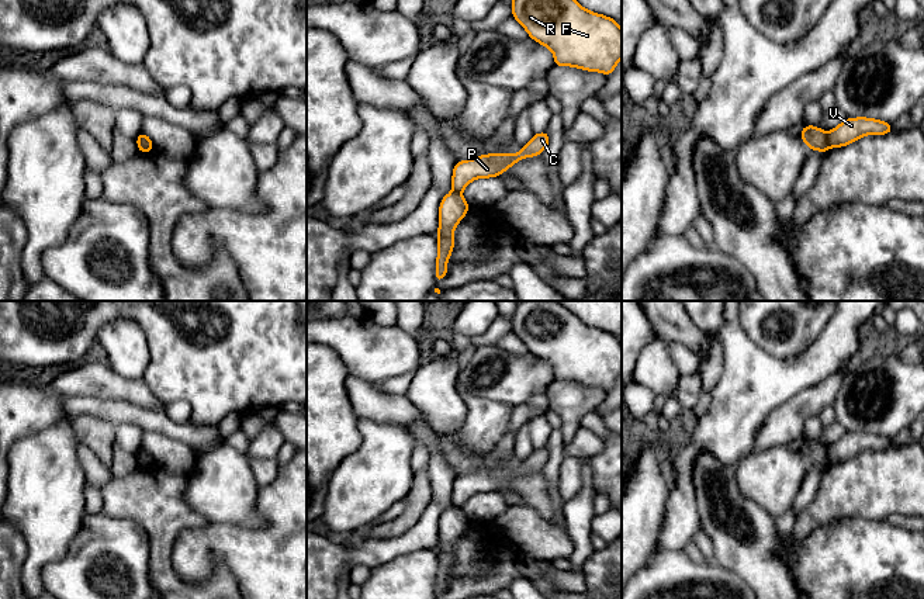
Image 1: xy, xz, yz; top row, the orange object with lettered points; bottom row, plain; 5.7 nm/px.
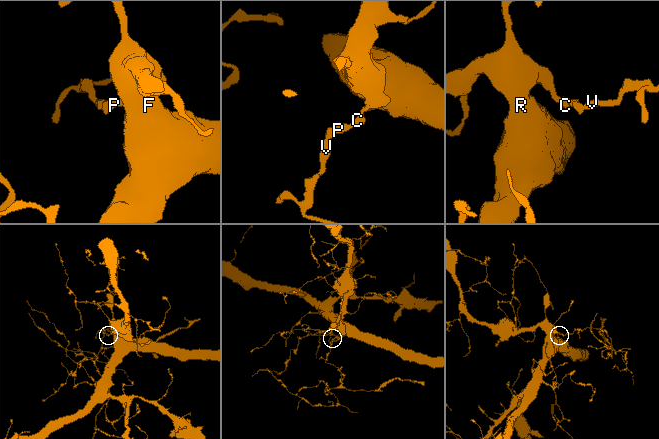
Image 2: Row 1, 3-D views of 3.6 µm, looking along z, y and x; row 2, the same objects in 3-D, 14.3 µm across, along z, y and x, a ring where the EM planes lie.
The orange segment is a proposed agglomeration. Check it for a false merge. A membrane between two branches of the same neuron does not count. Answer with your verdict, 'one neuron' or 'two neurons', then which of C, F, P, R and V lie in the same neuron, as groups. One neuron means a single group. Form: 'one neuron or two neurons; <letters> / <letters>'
two neurons; C F P R / V

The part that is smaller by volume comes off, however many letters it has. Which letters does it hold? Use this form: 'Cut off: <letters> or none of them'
Cut off: V

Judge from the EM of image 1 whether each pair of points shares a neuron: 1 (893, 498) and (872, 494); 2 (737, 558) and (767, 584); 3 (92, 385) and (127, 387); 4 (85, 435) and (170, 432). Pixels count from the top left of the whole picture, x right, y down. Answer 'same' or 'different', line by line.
1: same
2: same
3: same
4: different

